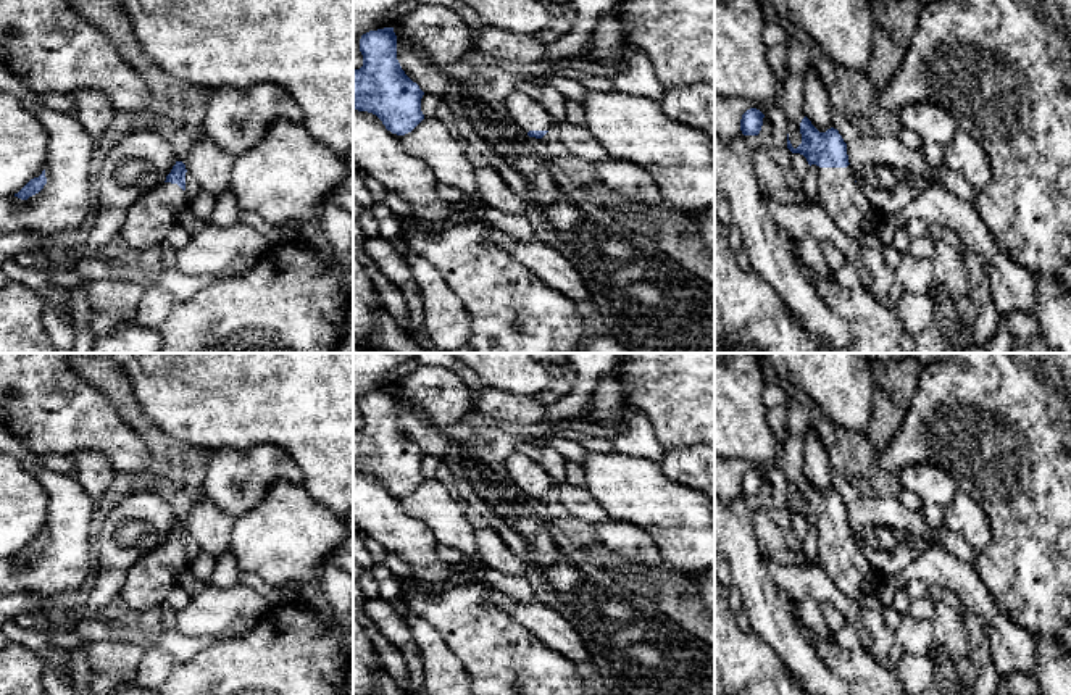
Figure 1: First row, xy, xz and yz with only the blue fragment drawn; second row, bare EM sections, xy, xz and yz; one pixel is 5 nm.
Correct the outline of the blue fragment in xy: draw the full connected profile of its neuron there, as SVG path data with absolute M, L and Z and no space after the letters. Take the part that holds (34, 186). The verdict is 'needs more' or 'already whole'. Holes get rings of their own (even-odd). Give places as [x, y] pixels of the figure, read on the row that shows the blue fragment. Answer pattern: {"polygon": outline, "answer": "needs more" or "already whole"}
{"polygon": "M45 169L39 177L31 179L15 197L27 200L29 197L39 194L47 184Z", "answer": "already whole"}

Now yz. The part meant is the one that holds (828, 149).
{"polygon": "M805 116L800 134L802 144L797 148L787 134L787 148L803 155L816 168L819 203L826 213L853 240L877 234L884 218L855 182L847 144L839 131L831 127L819 132Z", "answer": "needs more"}

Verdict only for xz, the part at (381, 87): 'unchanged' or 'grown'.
unchanged

